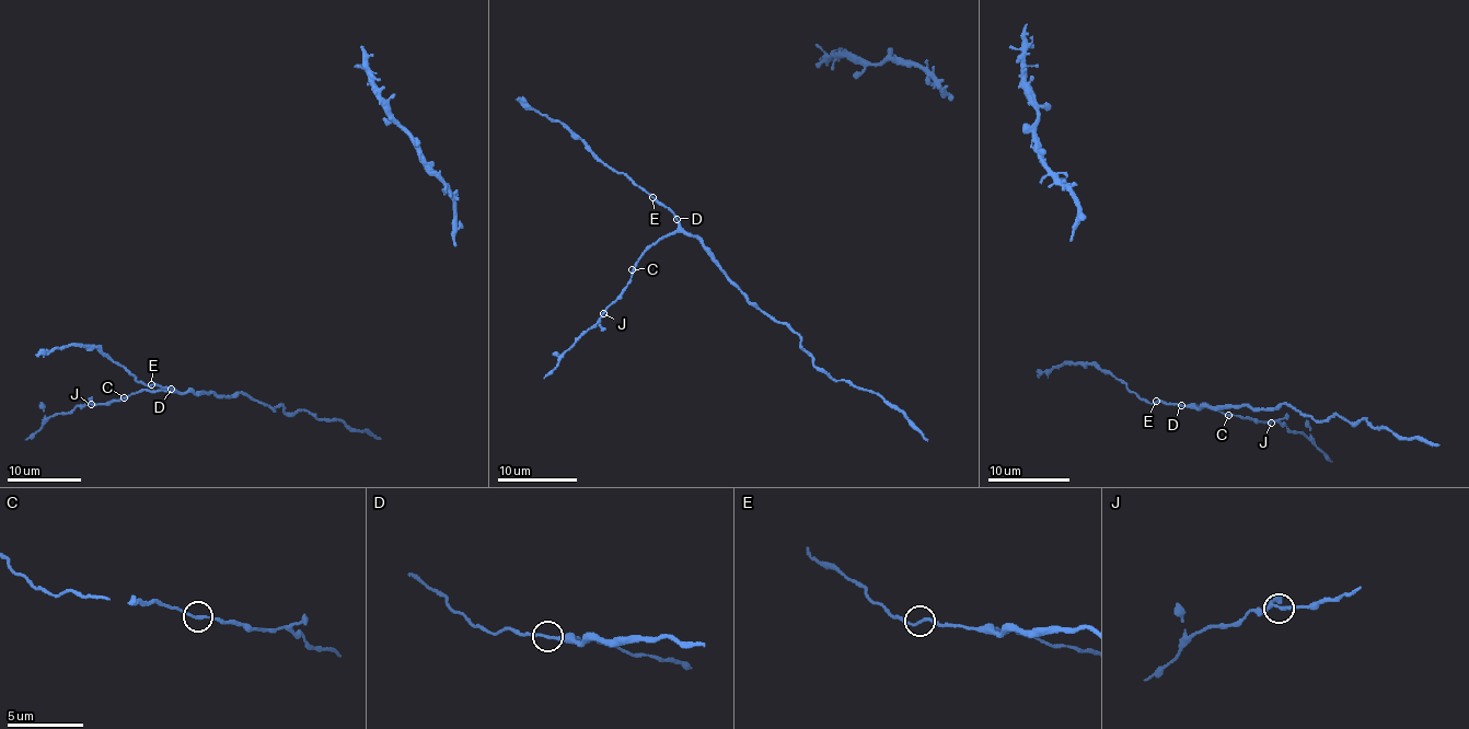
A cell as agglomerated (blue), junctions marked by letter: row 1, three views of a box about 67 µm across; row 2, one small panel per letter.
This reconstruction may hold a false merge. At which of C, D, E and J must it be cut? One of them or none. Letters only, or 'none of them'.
none of them

